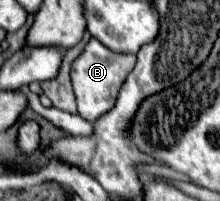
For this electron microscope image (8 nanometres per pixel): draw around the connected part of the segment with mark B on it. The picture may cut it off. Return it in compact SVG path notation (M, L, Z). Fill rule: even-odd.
M91 38L83 50L83 56L79 56L79 60L75 60L71 68L71 82L77 96L79 116L85 118L87 122L95 122L99 116L109 112L115 106L119 88L123 86L123 80L133 70L133 66L135 66L135 56L119 56L109 48L105 48L99 40Z

